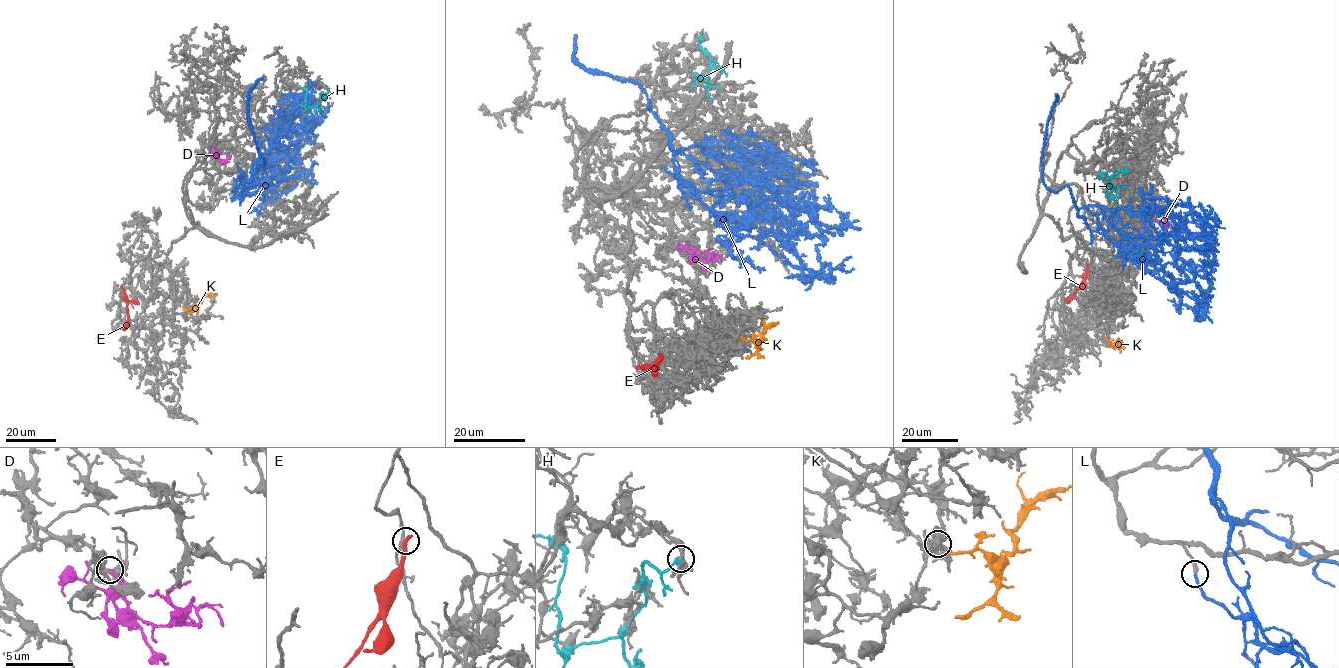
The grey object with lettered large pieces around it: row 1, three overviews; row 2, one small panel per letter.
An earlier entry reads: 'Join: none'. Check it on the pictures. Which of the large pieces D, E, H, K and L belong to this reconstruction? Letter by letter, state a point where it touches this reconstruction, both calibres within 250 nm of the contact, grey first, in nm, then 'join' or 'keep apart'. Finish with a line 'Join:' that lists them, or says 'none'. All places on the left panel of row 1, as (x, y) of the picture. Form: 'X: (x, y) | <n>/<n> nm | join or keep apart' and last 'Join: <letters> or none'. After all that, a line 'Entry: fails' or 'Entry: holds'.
D: (220, 151) | 300/190 nm | keep apart
E: (122, 288) | 220/400 nm | keep apart
H: (328, 92) | 400/180 nm | keep apart
K: (189, 308) | 440/240 nm | keep apart
L: (240, 174) | 180/180 nm | keep apart
Join: none
Entry: holds

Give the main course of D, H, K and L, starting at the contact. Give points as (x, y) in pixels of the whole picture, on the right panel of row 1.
D: (1158, 207), (1173, 228)
H: (1102, 175), (1108, 176), (1114, 188), (1108, 181), (1113, 174), (1125, 170), (1126, 165)
K: (1104, 337), (1111, 344), (1121, 342), (1124, 347)
L: (1087, 207), (1097, 220), (1092, 230), (1079, 208), (1098, 206), (1137, 245), (1136, 264), (1201, 303)

